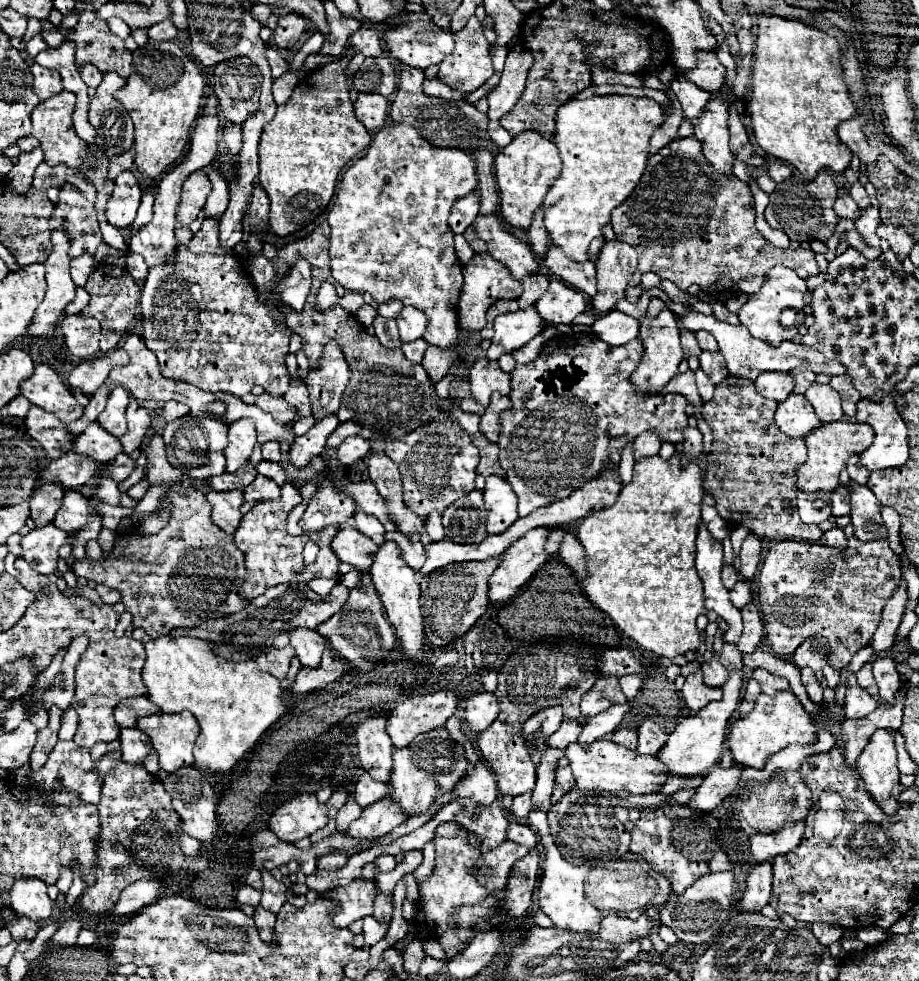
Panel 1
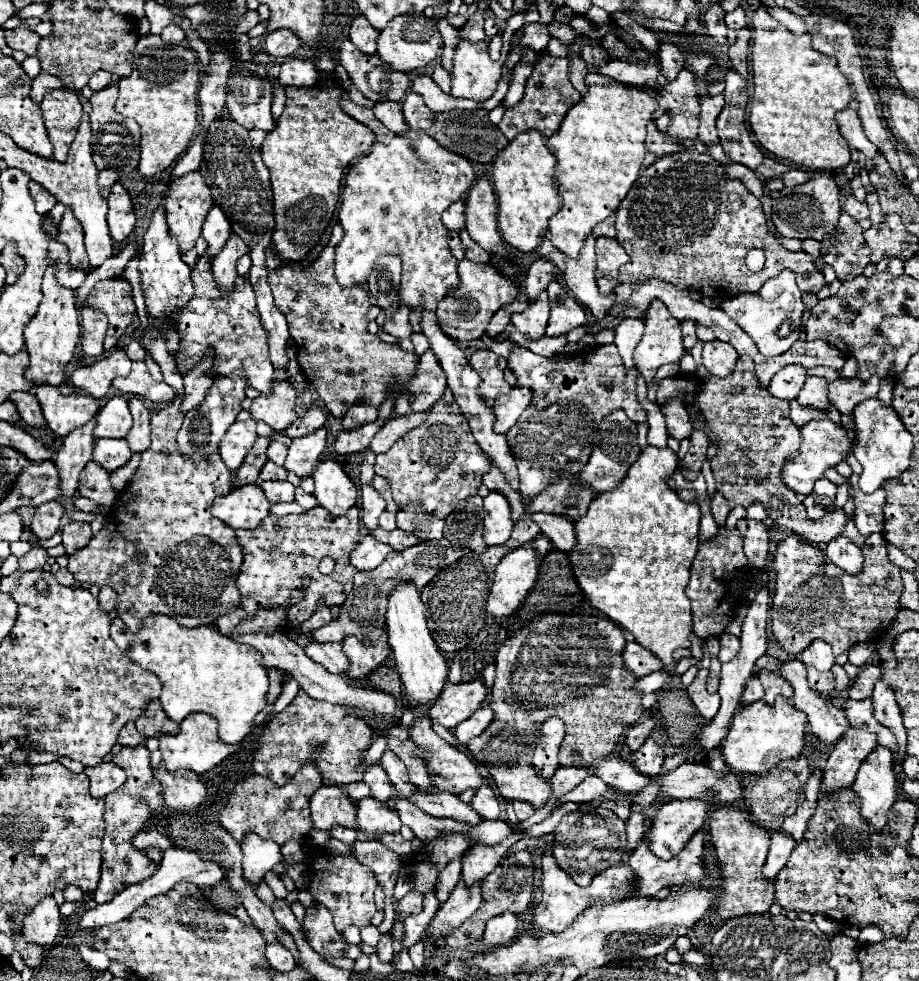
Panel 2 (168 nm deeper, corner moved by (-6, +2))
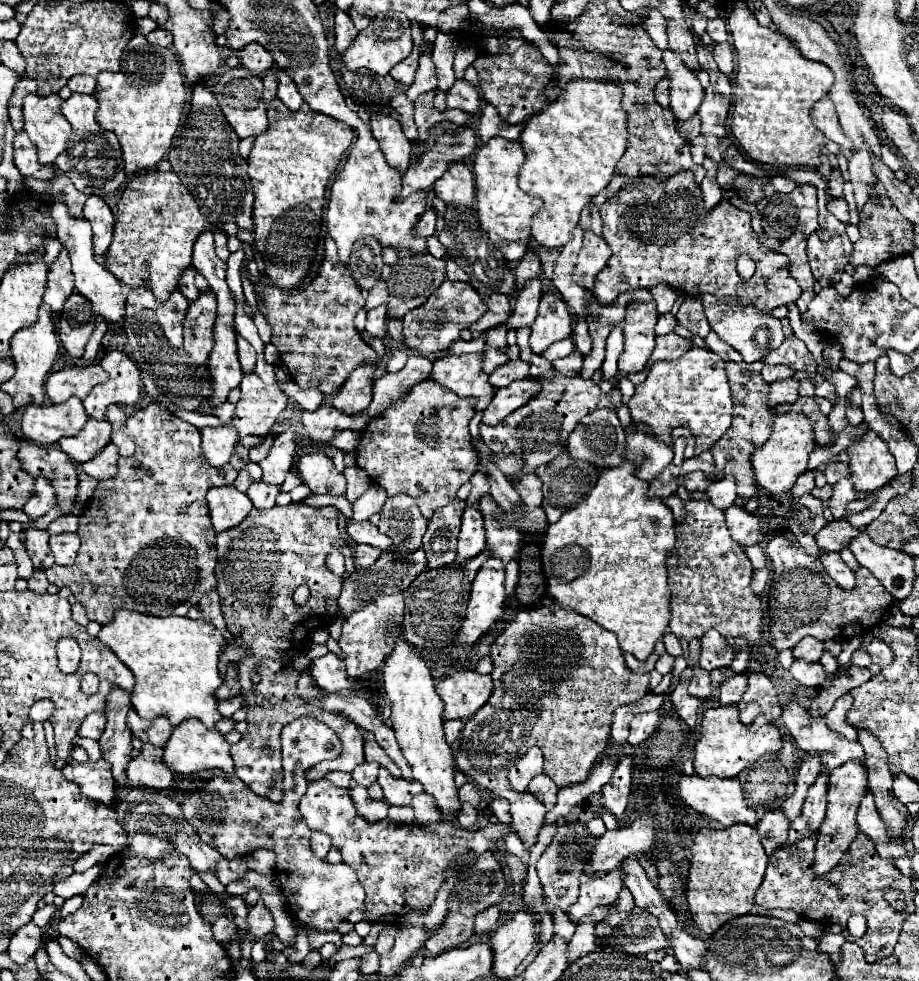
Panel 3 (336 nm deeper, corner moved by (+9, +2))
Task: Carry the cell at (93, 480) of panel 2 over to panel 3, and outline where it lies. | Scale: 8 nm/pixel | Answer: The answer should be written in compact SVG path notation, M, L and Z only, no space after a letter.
M19 439L17 445L19 445L17 459L21 467L31 477L45 475L55 487L57 505L63 511L69 511L77 497L79 465L69 455L65 455L61 449L55 449L55 447L39 447L27 439Z

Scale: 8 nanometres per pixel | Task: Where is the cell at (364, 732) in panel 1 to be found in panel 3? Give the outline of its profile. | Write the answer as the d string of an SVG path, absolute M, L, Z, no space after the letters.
M385 767L379 769L379 779L377 783L381 785L383 793L385 793L385 799L389 805L409 805L413 795L417 793L423 793L423 787L421 783L417 781L405 781L405 779L395 779Z

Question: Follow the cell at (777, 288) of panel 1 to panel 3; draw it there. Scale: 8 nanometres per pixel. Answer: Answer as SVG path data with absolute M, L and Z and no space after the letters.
M703 295L701 297L705 307L705 317L711 325L711 329L727 343L731 343L733 349L737 349L747 363L761 361L769 351L777 349L783 343L783 331L781 331L781 319L775 319L771 313L759 311L753 303L741 303L733 297L717 299L715 295Z

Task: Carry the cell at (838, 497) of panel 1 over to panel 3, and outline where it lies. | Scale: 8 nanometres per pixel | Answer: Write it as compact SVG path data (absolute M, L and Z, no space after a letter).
M805 471L803 475L801 475L801 479L797 479L797 483L795 483L795 489L793 489L793 497L801 497L801 493L805 495L805 493L811 493L815 489L815 479L813 479L813 473L811 471Z

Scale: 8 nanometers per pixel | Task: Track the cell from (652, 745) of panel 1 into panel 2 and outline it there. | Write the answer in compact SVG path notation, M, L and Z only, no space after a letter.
M648 739L634 753L634 767L636 771L644 771L644 775L658 775L662 763L664 763L664 751L652 739Z

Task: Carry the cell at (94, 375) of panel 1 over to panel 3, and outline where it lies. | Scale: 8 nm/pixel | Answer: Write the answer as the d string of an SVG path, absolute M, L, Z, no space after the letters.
M101 365L87 367L65 367L61 371L53 371L45 383L45 391L53 403L63 403L71 395L85 399L91 387L103 383L107 373Z

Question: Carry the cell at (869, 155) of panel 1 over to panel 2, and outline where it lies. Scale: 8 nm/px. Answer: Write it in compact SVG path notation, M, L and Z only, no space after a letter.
M847 107L846 109L838 111L835 119L836 123L838 123L838 129L840 129L840 133L842 133L842 137L848 141L848 145L850 145L852 149L864 153L868 159L878 155L876 145L874 145L872 141L869 141L868 137L864 135L861 120L855 109Z

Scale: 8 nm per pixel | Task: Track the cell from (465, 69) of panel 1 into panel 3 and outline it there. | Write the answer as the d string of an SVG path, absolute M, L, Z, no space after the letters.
M455 79L453 87L447 91L447 109L461 109L471 115L479 113L481 97L475 85L471 85L467 79Z

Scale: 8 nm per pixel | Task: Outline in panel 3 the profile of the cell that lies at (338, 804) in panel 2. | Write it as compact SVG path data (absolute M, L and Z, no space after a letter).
M317 779L311 781L307 787L307 793L303 795L301 803L299 803L299 811L303 815L303 819L307 821L307 825L313 831L323 831L329 837L333 837L333 845L343 853L343 861L349 863L359 877L359 883L363 885L365 893L367 893L367 901L365 907L369 911L369 915L365 917L367 921L377 921L381 915L407 915L413 909L421 909L427 911L433 901L435 901L435 893L443 883L445 877L445 869L449 865L453 865L455 857L459 853L465 851L475 851L475 855L481 855L485 851L491 849L491 843L495 843L497 839L503 839L509 831L511 825L501 825L498 823L489 823L485 829L481 831L467 831L461 829L449 821L443 823L435 823L435 825L395 825L389 819L383 819L381 823L367 823L353 807L353 801L349 801L349 789L341 789L335 787L331 781L327 779Z

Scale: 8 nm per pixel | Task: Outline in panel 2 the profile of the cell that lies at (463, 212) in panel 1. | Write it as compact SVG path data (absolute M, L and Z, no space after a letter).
M456 201L452 203L444 215L442 215L442 223L446 229L452 229L452 231L460 231L464 229L464 201Z

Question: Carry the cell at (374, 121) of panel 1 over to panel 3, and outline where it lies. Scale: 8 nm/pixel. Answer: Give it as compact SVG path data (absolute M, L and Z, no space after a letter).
M373 113L369 125L389 163L393 163L393 167L405 173L411 157L411 141L403 135L399 121L383 113Z

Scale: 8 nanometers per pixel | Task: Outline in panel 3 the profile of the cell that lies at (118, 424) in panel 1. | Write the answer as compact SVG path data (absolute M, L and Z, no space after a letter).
M89 417L79 435L65 437L59 441L59 445L67 455L77 459L77 463L85 463L97 451L101 451L101 447L105 447L105 443L109 443L111 431L113 431L113 427L107 419L97 421L97 419Z

